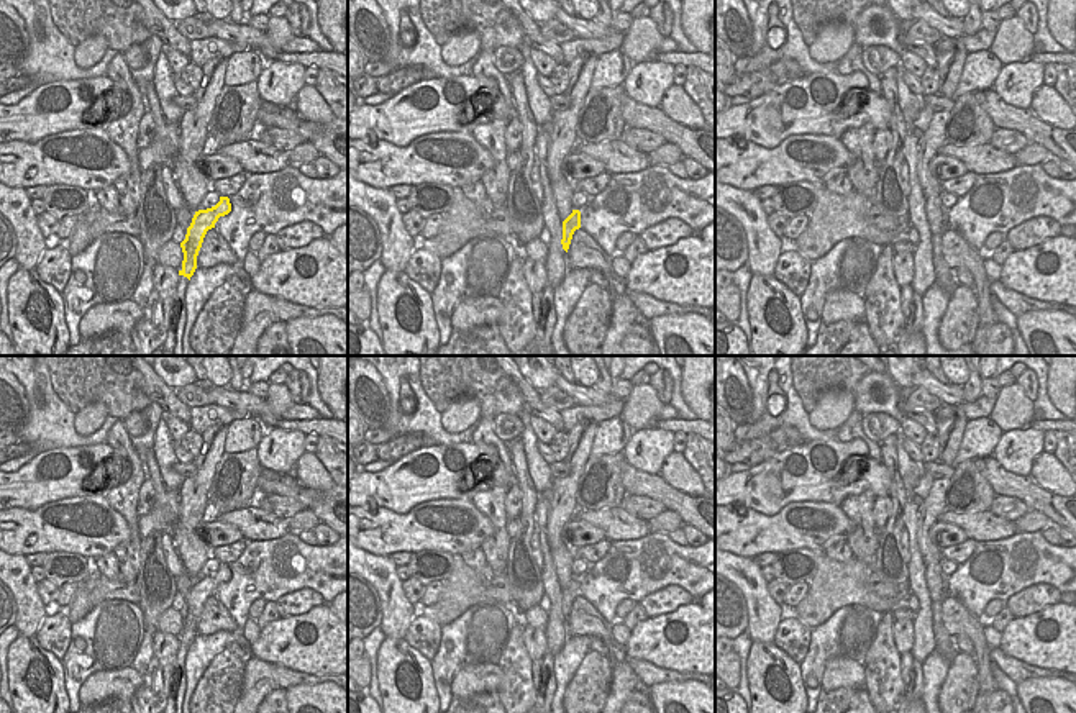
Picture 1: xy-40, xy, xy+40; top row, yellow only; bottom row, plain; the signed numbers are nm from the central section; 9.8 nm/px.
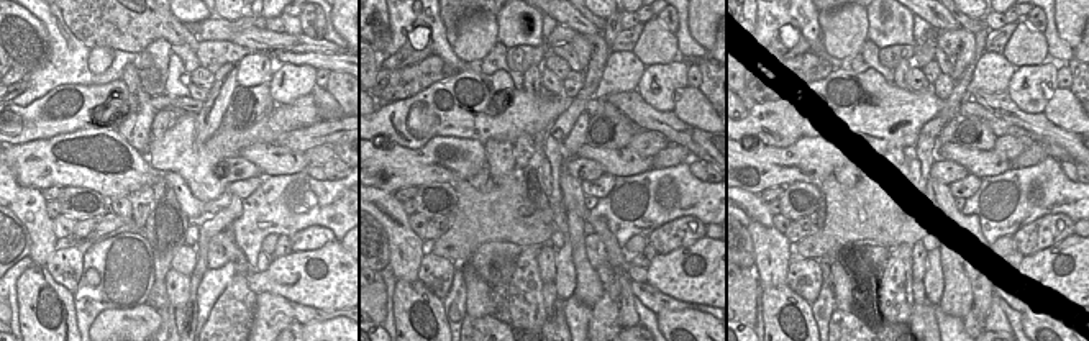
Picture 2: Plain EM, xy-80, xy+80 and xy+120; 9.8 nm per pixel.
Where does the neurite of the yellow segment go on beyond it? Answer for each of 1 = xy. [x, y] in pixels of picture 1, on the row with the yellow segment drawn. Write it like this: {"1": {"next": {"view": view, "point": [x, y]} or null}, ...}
{"1": {"next": null}}

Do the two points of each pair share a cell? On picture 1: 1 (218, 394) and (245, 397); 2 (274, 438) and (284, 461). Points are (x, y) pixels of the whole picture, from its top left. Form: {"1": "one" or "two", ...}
{"1": "one", "2": "one"}

